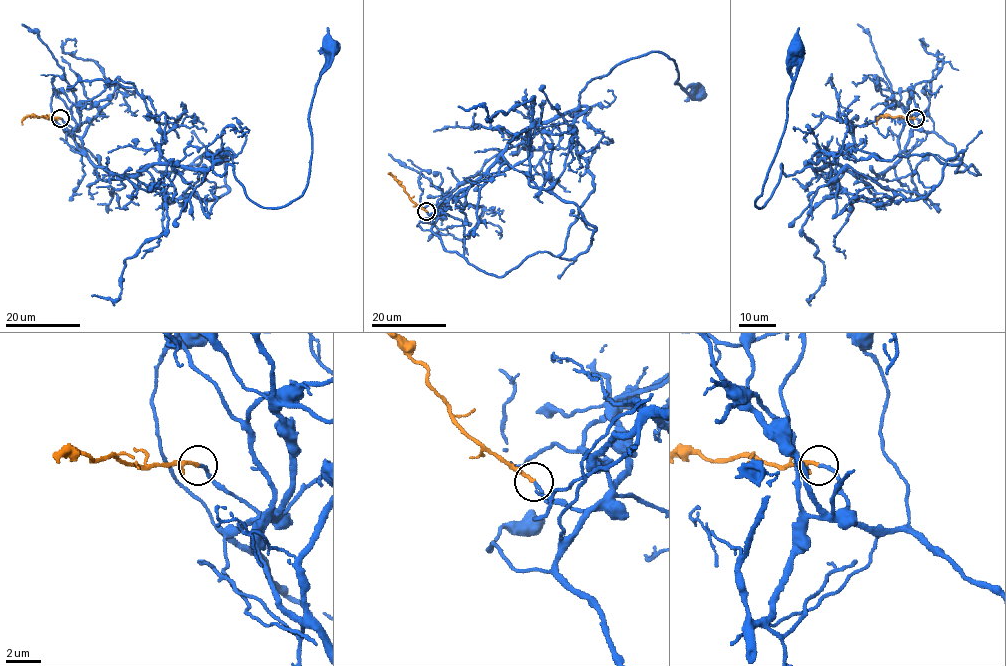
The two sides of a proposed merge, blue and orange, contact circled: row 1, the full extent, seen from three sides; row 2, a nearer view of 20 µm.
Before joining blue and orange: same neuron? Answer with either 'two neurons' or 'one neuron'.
one neuron

